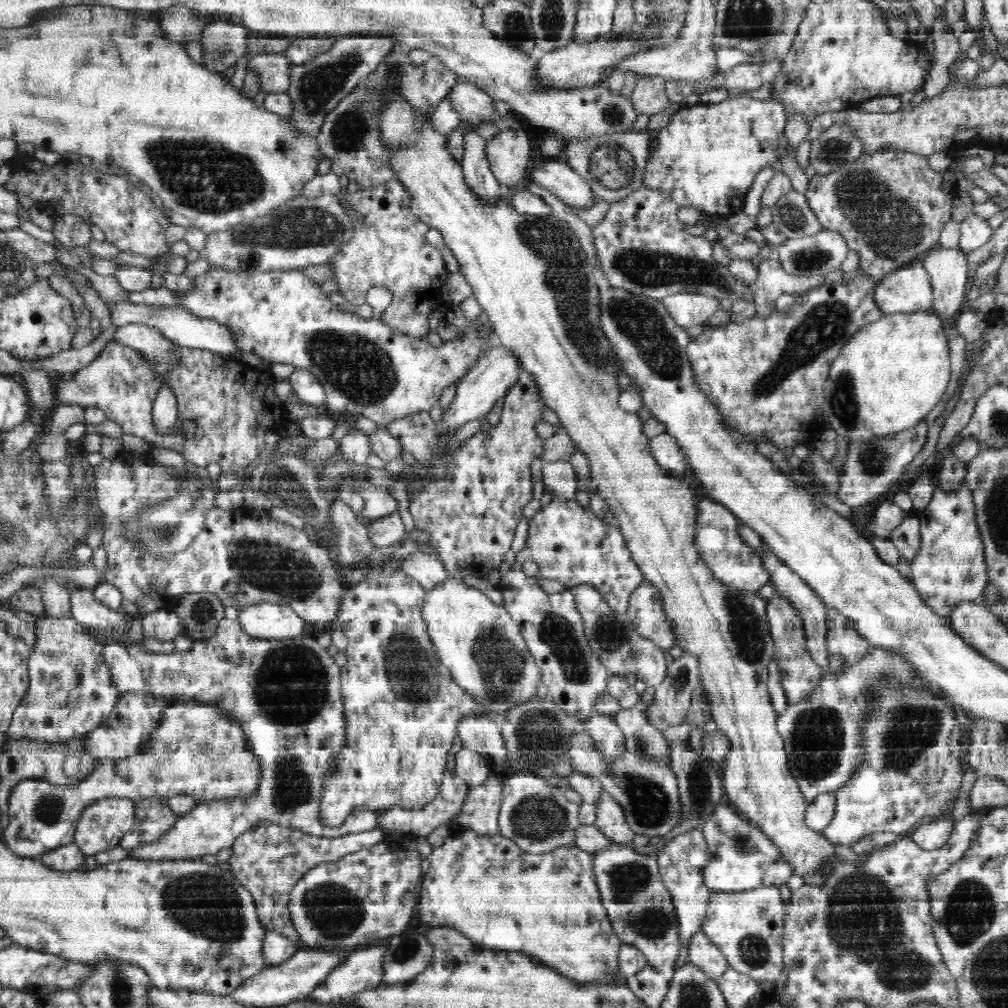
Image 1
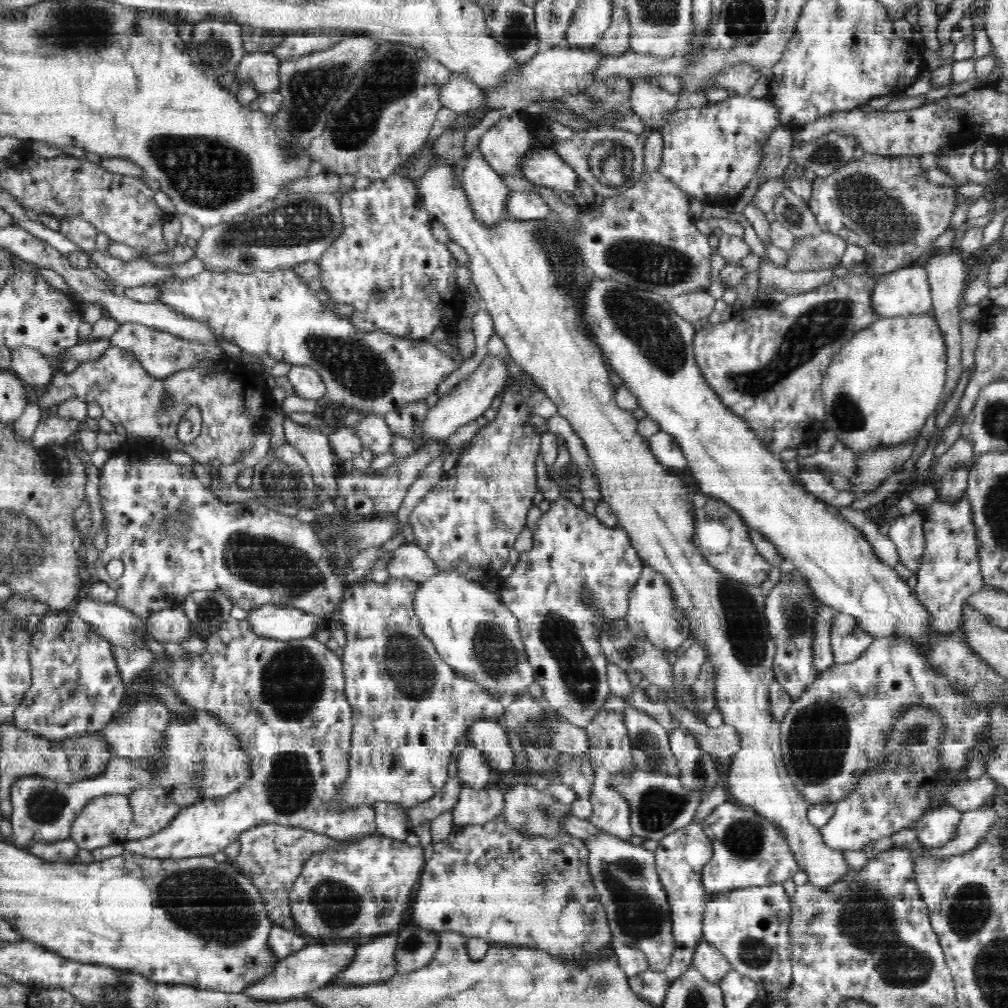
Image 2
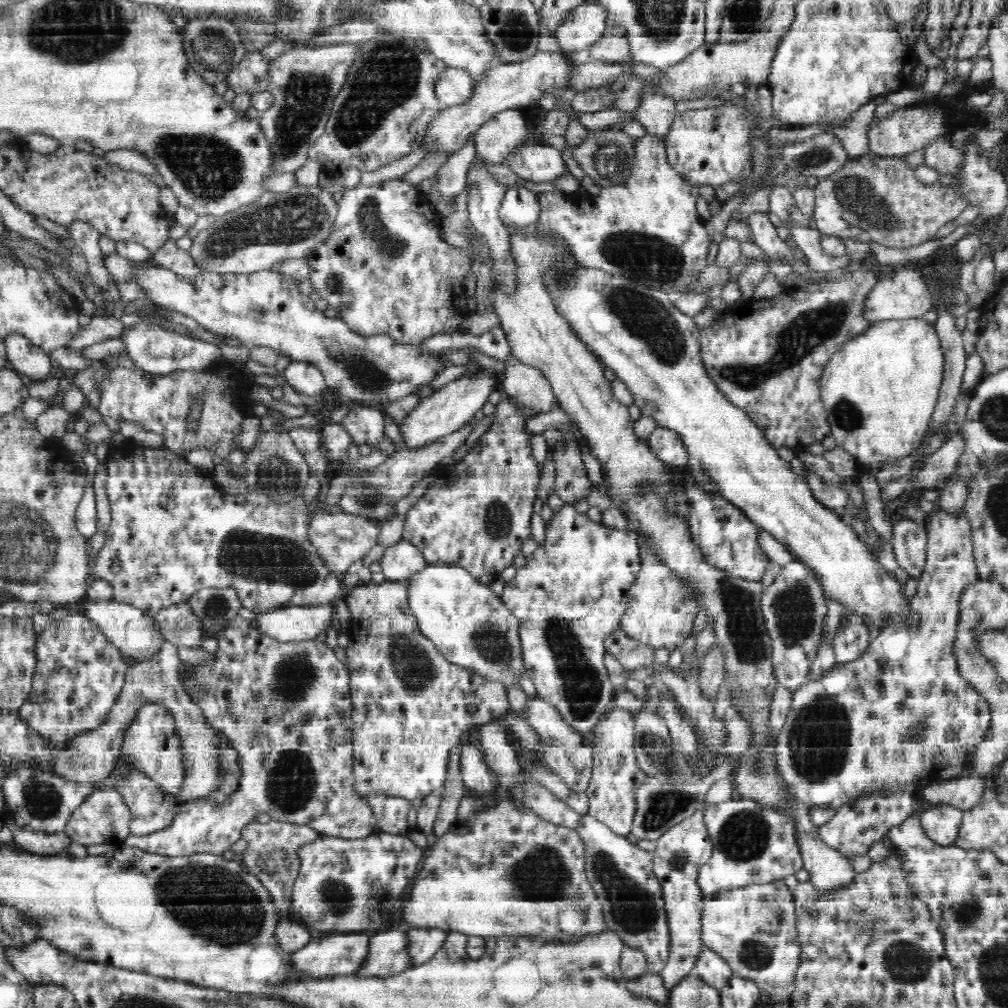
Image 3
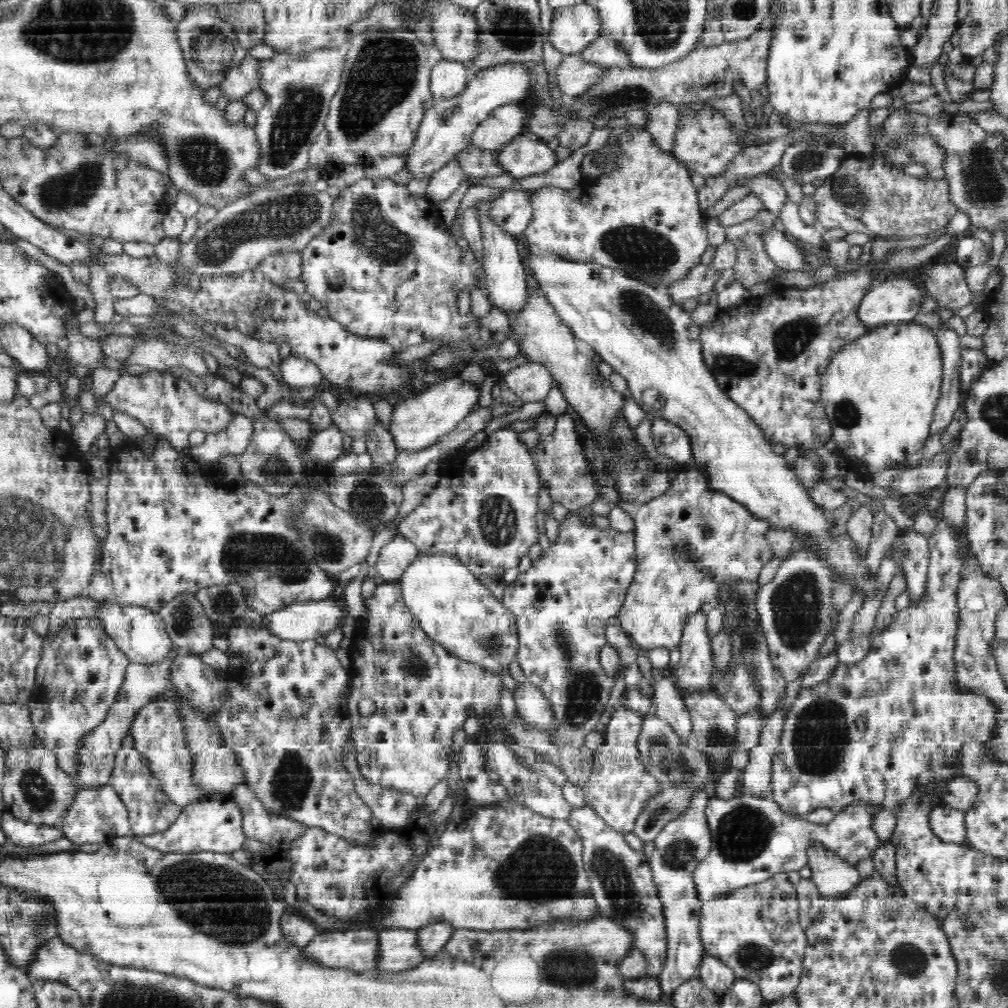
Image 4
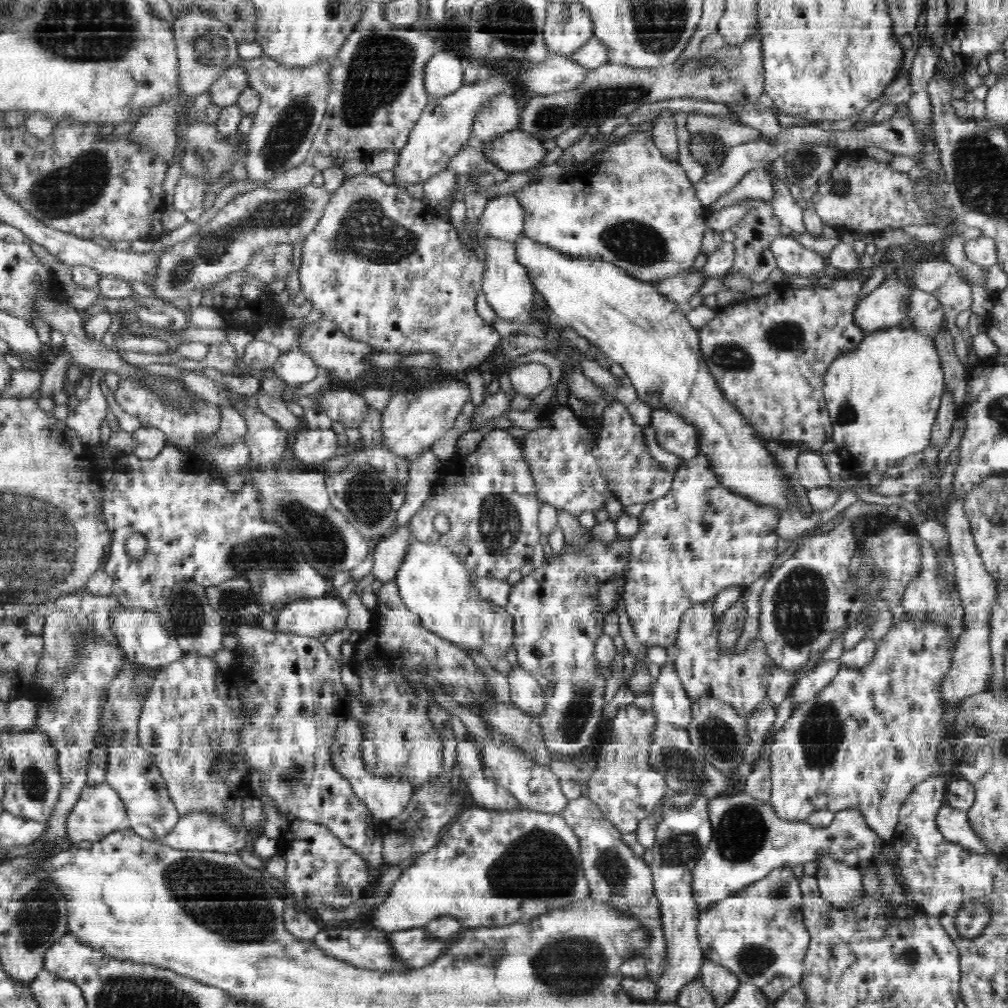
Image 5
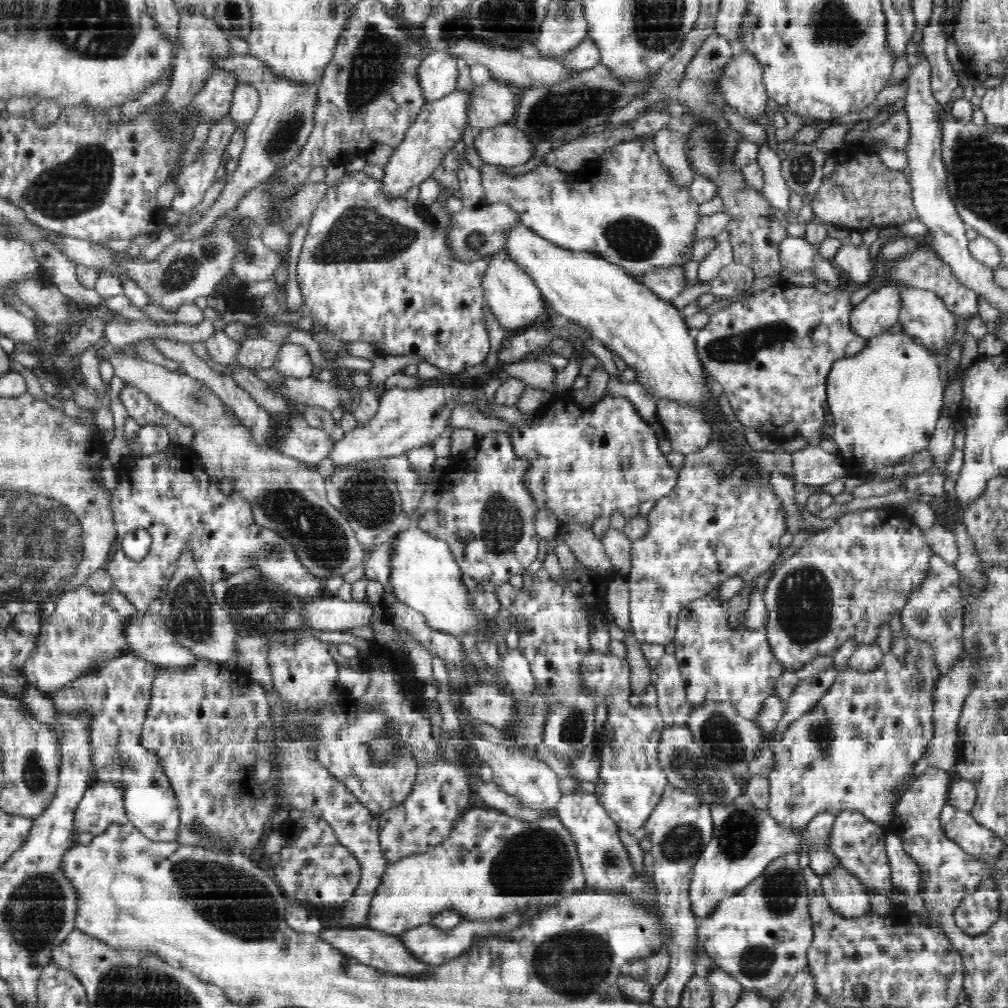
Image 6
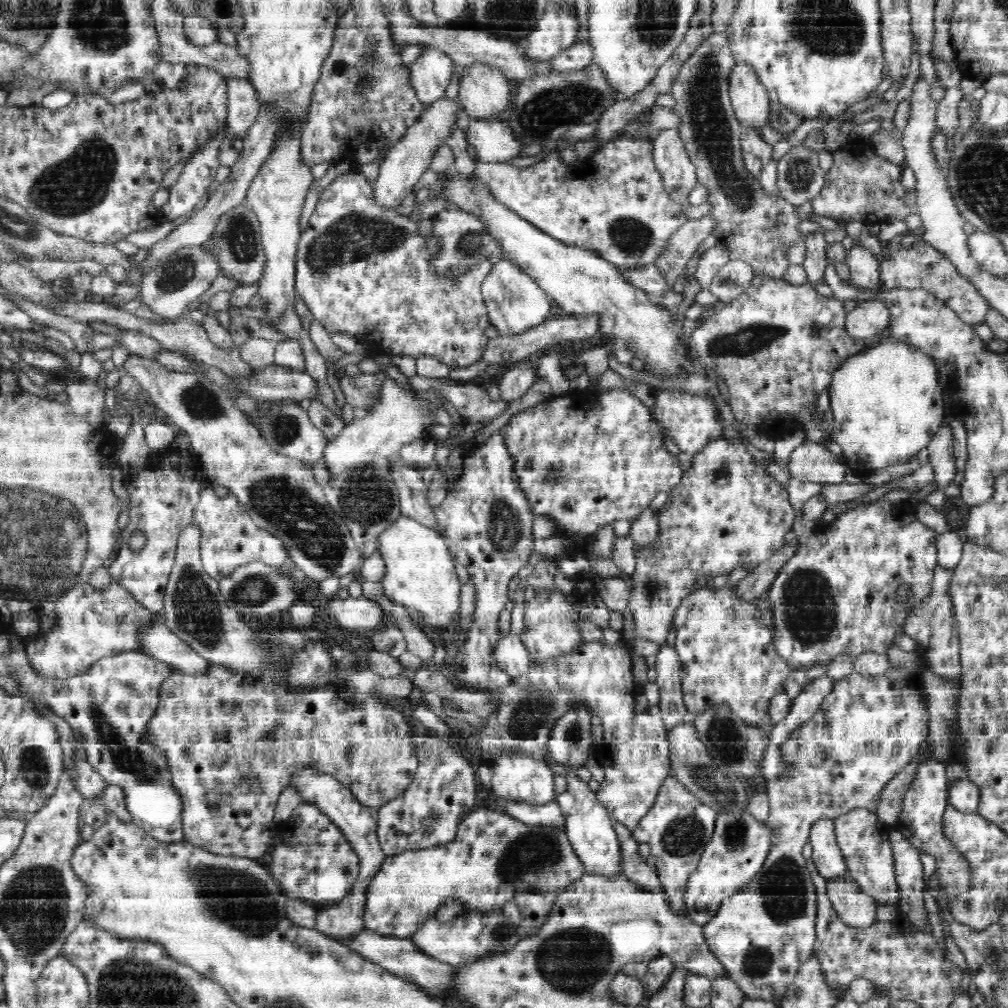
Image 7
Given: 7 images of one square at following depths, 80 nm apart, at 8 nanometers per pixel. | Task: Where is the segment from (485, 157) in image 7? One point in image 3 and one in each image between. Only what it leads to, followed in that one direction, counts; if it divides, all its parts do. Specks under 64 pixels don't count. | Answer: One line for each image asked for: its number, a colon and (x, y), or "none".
3: (536, 163)
4: (525, 155)
5: (515, 152)
6: (503, 145)

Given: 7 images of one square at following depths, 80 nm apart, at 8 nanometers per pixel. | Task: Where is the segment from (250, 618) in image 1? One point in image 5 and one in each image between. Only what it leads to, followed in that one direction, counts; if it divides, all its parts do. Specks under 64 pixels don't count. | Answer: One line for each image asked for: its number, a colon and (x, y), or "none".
2: (285, 624)
3: (302, 622)
4: (306, 620)
5: (312, 618)

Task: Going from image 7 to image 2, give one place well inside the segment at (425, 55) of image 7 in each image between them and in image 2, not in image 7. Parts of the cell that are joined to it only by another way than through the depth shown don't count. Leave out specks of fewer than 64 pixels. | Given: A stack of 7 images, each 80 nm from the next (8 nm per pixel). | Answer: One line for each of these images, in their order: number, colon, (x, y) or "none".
2: (460, 95)
3: (455, 86)
4: (448, 79)
5: (444, 74)
6: (438, 75)

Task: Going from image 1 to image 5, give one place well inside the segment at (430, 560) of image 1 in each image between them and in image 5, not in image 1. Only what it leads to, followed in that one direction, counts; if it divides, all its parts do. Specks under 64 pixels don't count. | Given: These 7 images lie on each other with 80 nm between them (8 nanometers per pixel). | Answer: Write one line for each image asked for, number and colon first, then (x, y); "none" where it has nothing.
2: (410, 562)
3: (399, 562)
4: (393, 559)
5: (389, 553)

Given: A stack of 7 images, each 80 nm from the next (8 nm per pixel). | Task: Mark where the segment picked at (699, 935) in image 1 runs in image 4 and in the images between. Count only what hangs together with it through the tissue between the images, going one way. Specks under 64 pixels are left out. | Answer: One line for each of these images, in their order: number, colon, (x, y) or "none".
2: (711, 963)
3: (710, 967)
4: (719, 977)

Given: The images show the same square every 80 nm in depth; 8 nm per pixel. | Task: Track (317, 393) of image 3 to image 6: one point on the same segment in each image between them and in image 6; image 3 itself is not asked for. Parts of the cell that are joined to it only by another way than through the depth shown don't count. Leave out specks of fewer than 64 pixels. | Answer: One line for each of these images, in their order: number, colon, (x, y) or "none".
4: (297, 372)
5: (295, 367)
6: (292, 359)

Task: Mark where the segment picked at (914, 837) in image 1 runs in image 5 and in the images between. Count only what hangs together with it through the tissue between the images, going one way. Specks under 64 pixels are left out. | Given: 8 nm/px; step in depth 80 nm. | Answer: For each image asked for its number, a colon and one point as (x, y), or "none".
2: (935, 829)
3: (942, 824)
4: (948, 823)
5: (953, 823)

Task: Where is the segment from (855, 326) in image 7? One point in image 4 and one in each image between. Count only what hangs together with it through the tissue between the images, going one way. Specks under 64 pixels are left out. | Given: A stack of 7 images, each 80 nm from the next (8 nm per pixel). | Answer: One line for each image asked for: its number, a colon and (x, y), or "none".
4: (892, 301)
5: (886, 306)
6: (877, 313)

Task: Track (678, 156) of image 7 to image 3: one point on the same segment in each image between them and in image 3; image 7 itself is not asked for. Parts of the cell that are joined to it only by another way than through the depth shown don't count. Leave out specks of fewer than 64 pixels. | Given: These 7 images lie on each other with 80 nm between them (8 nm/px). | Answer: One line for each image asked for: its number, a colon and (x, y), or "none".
3: (656, 113)
4: (663, 118)
5: (663, 133)
6: (669, 144)

